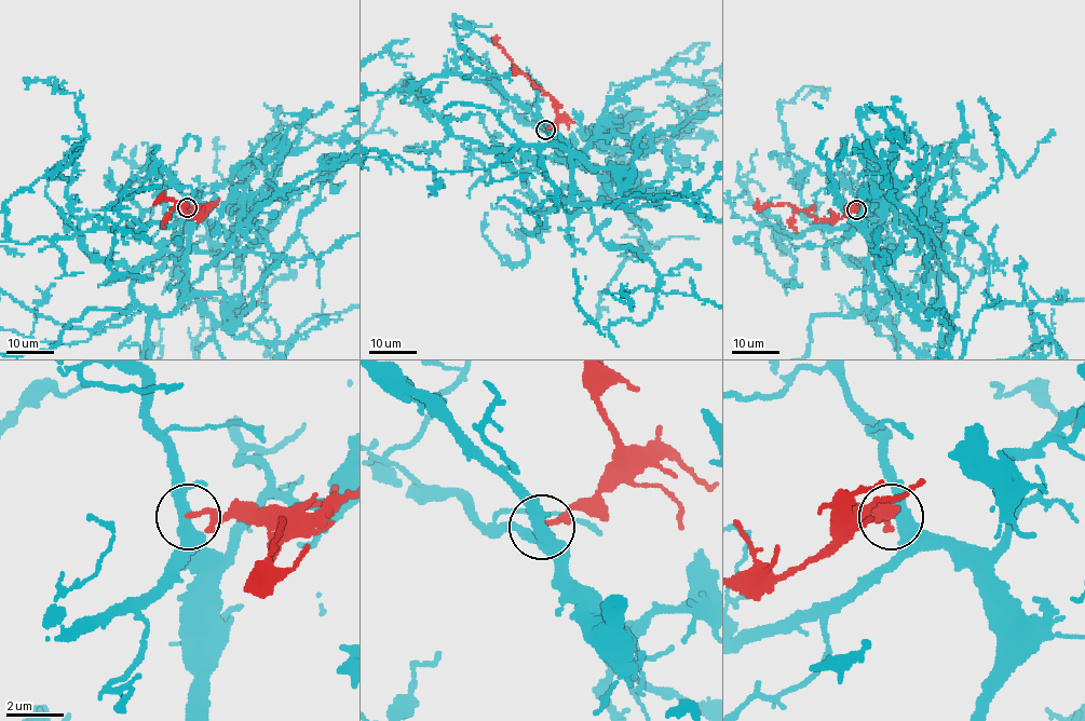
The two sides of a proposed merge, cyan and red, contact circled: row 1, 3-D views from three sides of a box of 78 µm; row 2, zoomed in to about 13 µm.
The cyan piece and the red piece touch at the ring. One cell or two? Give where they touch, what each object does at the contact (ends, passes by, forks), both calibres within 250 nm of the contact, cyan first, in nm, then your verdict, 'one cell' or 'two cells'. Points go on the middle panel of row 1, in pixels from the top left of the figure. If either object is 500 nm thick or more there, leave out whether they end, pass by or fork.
(545, 130) | cyan forks | red passes by | 360/110 nm | one cell

